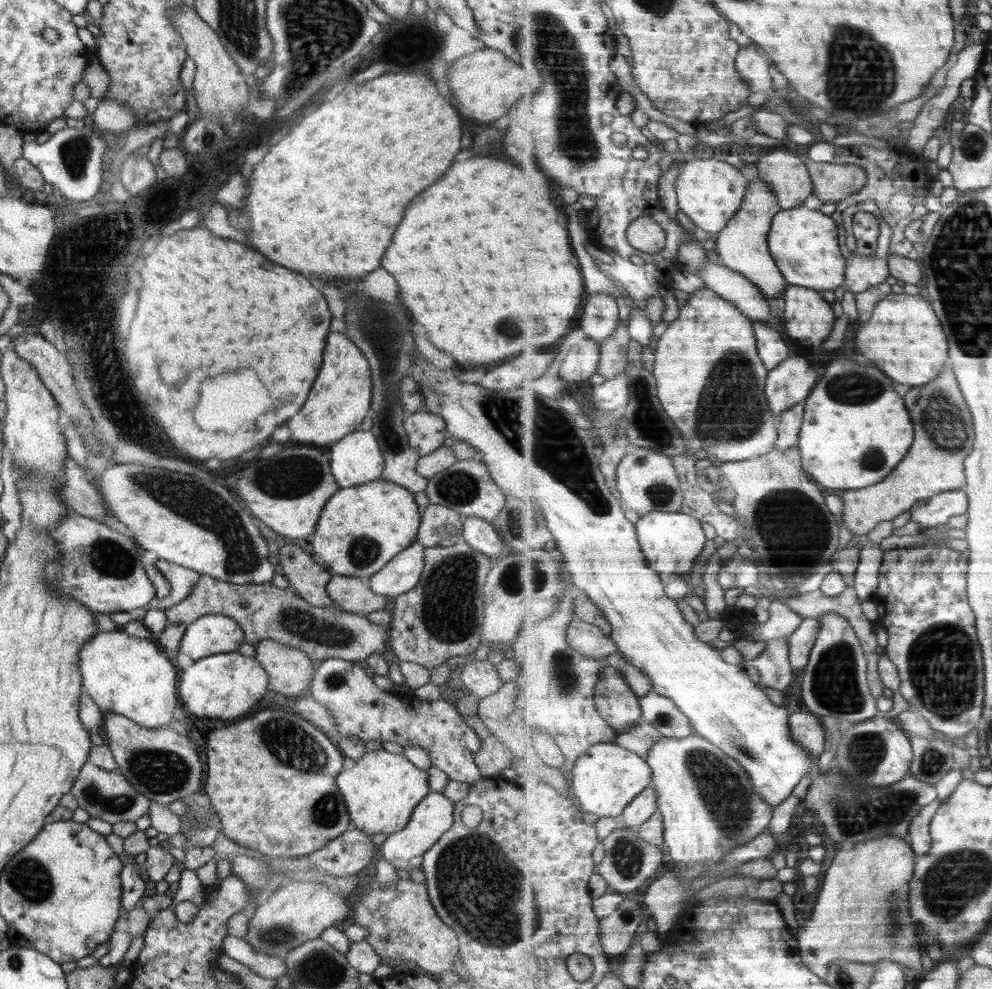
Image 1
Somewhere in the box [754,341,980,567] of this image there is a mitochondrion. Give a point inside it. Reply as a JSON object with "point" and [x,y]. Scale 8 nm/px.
{"point":[958,439]}

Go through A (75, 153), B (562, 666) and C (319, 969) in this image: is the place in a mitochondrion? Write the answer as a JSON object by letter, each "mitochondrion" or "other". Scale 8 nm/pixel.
{"A":"mitochondrion","B":"mitochondrion","C":"mitochondrion"}

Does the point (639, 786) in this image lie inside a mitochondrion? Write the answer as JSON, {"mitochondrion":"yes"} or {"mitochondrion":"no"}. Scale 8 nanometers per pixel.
{"mitochondrion":"no"}

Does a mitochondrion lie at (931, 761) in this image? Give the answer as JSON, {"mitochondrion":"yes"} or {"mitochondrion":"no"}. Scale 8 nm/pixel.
{"mitochondrion":"yes"}

